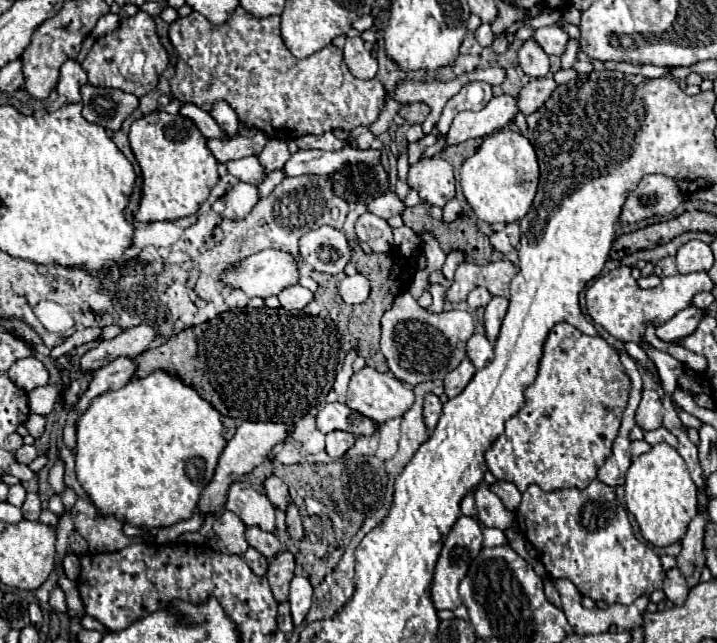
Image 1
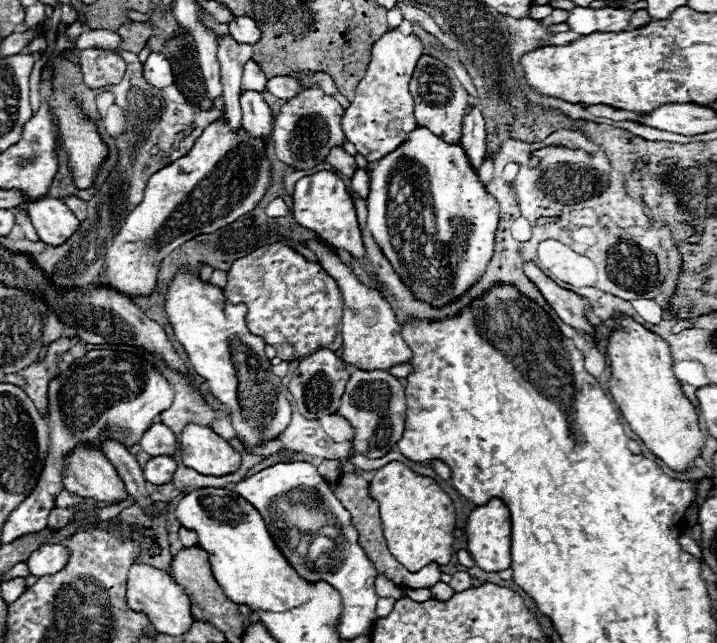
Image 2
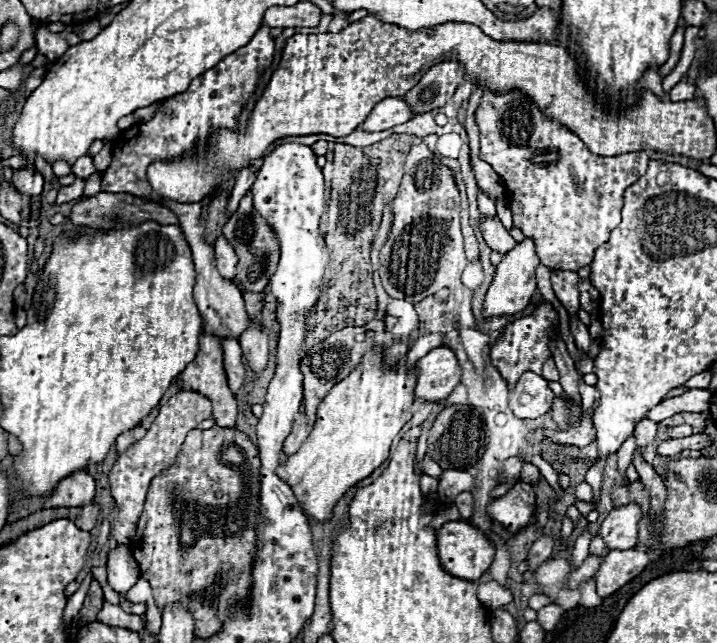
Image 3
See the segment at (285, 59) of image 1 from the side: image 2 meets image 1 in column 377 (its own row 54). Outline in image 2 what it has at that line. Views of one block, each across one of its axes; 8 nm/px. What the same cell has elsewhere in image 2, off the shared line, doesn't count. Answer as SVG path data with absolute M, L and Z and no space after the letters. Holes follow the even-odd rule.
M90 48L80 50L80 68L84 86L90 90L118 84L124 76L126 64L116 50L102 50Z

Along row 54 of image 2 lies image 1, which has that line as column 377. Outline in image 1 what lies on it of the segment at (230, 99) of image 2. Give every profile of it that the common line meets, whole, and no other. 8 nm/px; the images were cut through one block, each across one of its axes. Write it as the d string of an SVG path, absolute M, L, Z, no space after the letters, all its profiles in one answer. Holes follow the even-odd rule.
M364 212L356 220L356 234L358 240L366 242L374 252L390 252L390 248L394 246L390 224L370 212Z

